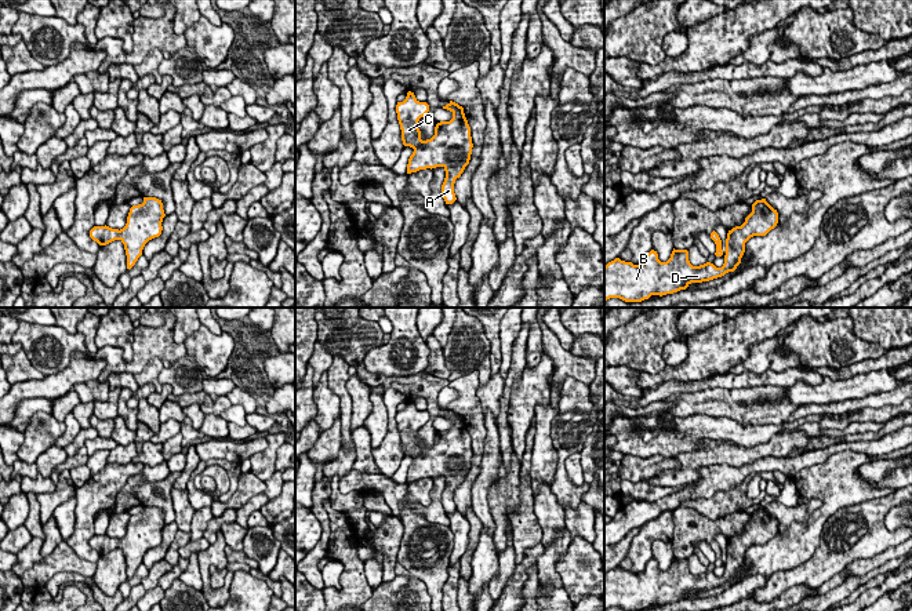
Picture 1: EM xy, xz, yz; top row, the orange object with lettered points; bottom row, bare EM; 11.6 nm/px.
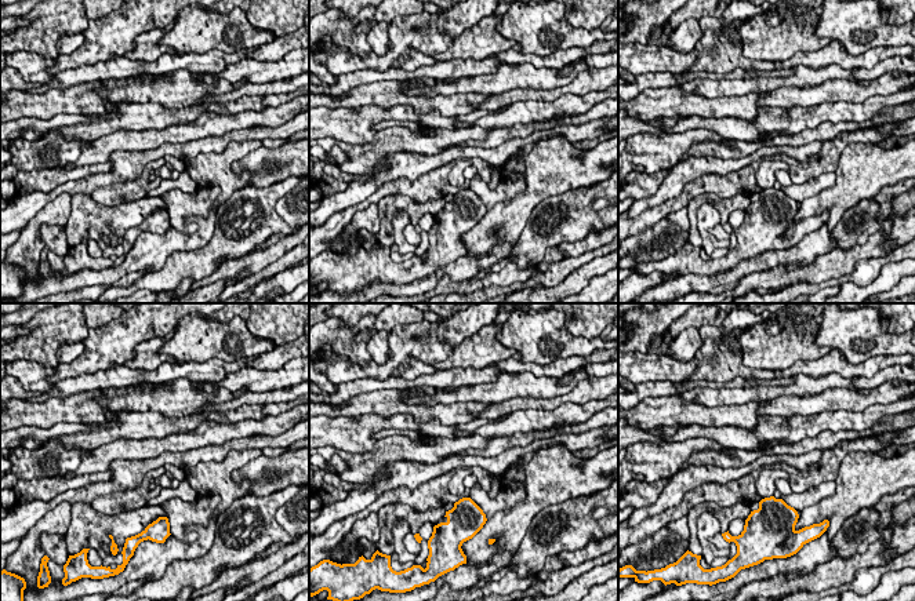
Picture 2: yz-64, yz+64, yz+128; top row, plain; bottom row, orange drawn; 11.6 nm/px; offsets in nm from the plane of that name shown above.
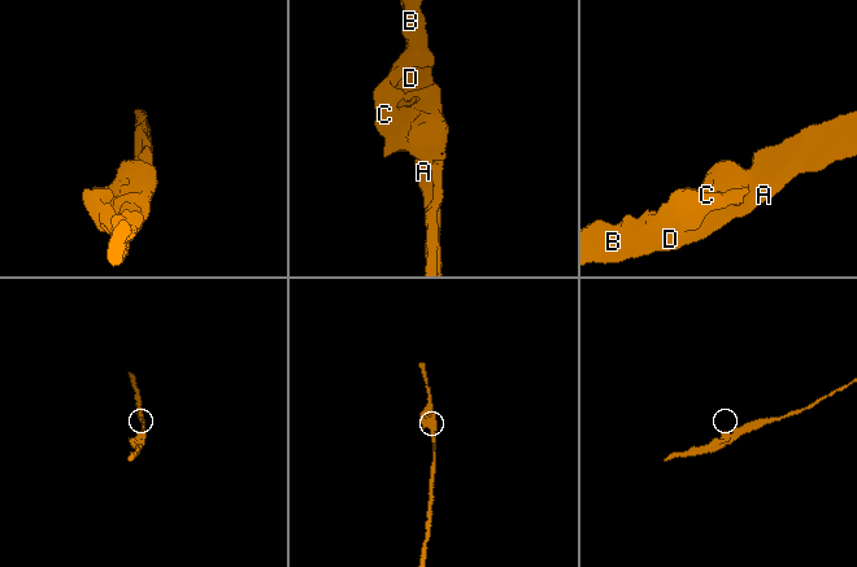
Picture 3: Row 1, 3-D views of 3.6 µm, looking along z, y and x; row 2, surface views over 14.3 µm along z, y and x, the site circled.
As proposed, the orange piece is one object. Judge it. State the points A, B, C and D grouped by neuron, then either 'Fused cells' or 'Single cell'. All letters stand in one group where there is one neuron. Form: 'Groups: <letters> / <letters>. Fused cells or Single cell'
Groups: A B C D. Single cell

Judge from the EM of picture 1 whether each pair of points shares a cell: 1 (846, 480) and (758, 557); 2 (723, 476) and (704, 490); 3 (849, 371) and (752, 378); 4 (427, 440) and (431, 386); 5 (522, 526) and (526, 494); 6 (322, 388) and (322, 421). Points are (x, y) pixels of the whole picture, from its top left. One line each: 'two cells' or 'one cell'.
1: one cell
2: one cell
3: two cells
4: one cell
5: one cell
6: one cell

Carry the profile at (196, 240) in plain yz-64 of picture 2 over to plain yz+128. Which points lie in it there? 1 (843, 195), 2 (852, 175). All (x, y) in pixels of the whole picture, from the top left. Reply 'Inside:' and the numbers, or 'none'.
Inside: 1, 2

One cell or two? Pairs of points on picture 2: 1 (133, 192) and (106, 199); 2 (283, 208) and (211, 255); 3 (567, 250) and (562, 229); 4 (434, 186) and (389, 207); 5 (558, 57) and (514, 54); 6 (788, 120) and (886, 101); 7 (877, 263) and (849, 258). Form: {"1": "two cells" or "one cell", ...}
{"1": "one cell", "2": "two cells", "3": "two cells", "4": "two cells", "5": "one cell", "6": "one cell", "7": "two cells"}

